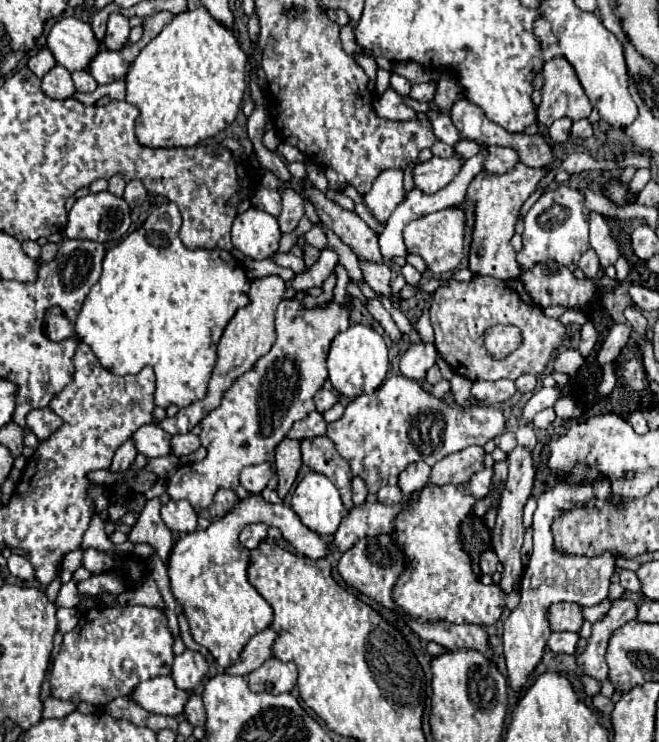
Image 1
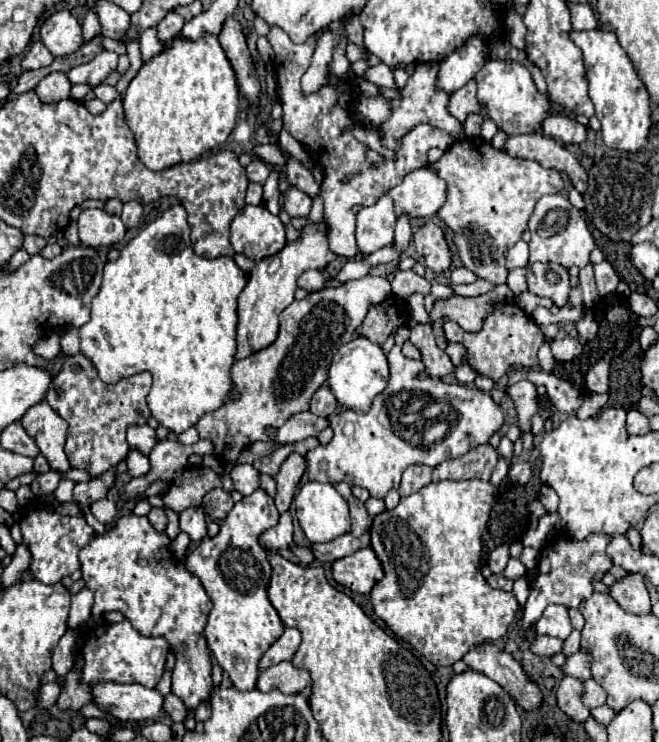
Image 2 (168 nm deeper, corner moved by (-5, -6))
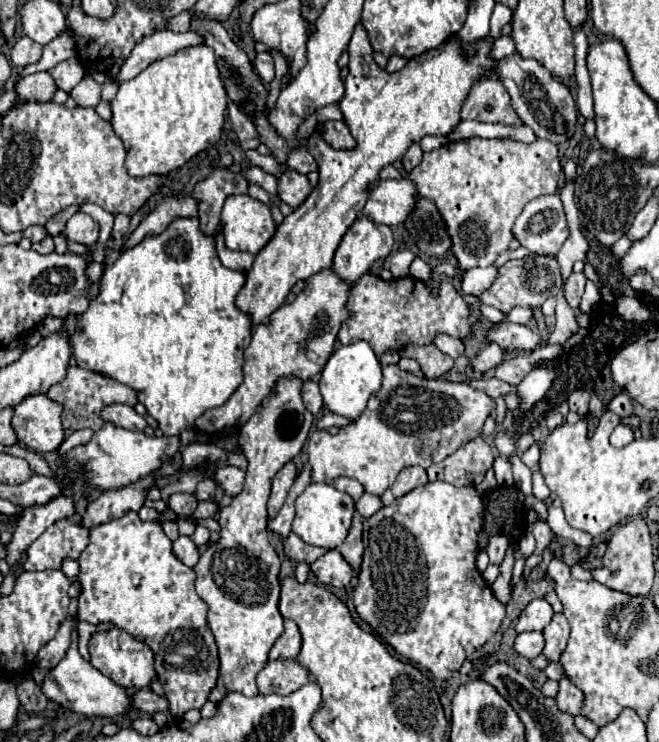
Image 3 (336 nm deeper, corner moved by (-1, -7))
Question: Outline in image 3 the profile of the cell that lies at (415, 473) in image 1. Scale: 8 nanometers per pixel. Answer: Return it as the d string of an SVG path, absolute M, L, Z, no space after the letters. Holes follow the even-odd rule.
M409 466L405 470L401 470L401 474L397 476L395 484L391 486L395 498L405 496L407 492L411 492L413 488L417 488L419 484L427 484L427 472L421 466Z

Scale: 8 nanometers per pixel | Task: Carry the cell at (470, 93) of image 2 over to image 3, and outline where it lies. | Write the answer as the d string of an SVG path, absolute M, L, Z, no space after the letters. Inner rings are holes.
M481 78L477 80L461 108L463 120L481 120L481 122L501 122L511 126L521 126L517 112L511 106L511 98L499 80Z

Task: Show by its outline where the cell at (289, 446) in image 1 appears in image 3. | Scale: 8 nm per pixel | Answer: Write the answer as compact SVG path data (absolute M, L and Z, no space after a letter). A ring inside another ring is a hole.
M287 462L279 472L277 476L273 478L273 488L271 488L271 498L269 498L269 518L275 518L275 514L279 512L279 508L283 506L287 494L289 494L289 488L291 484L295 482L297 478L297 466L295 462Z

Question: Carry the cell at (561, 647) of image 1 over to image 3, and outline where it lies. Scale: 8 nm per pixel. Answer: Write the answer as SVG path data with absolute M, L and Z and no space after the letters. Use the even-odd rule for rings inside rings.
M523 632L515 638L515 652L533 660L537 658L545 648L545 640L541 632Z

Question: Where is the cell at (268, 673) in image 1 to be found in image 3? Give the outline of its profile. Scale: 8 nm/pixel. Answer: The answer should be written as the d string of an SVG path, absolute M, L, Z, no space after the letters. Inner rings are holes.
M273 660L267 662L265 668L257 674L257 688L261 694L281 694L281 696L289 696L291 692L299 690L301 686L305 686L309 682L309 672L297 662L297 660Z

